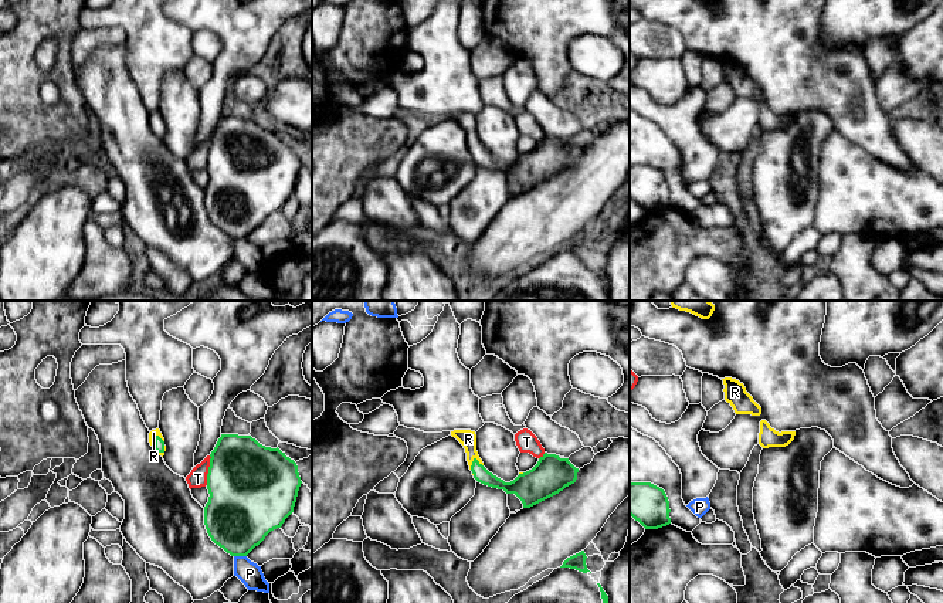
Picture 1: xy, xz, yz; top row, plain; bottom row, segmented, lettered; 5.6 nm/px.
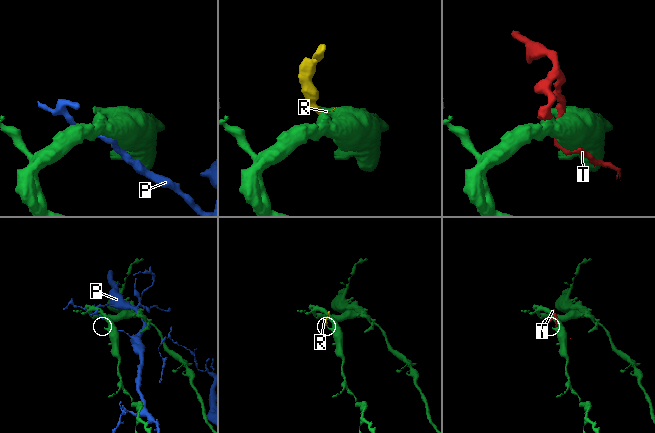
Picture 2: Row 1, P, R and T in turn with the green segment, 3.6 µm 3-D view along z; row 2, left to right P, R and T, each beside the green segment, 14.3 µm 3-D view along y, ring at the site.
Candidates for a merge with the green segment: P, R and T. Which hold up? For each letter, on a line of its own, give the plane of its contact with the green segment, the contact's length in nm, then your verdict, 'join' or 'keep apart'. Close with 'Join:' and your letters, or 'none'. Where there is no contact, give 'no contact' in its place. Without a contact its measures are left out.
P: meets green in xy; contact 70 nm long; keep apart
R: meets green in xy; contact 120 nm long; join
T: meets green in xy; contact 170 nm long; keep apart
Join: R

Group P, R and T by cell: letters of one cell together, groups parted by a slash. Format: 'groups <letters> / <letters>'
groups P / R / T

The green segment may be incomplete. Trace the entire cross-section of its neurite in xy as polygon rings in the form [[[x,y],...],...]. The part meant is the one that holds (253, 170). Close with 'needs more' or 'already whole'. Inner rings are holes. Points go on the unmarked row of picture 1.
[[[221,116],[210,139],[210,179],[204,189],[207,216],[231,238],[247,238],[294,194],[302,166],[298,148],[278,129],[265,129],[251,118],[238,116]]]; already whole

